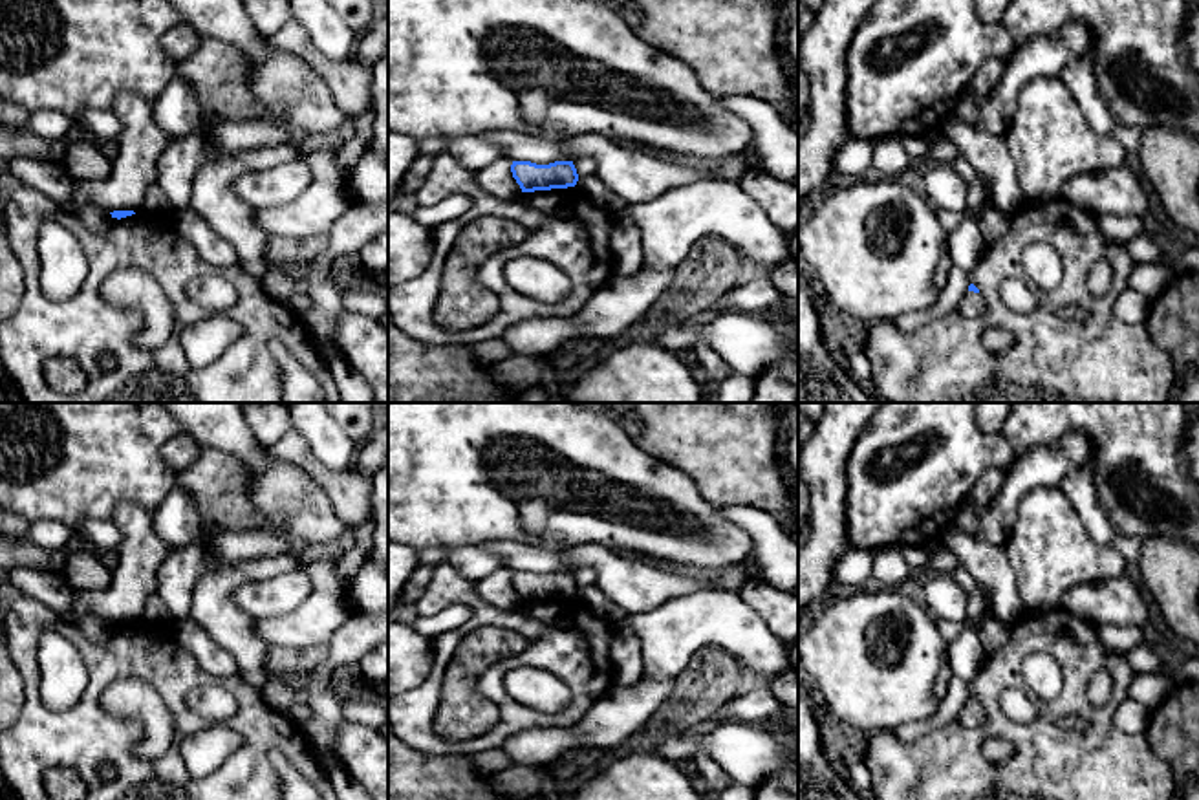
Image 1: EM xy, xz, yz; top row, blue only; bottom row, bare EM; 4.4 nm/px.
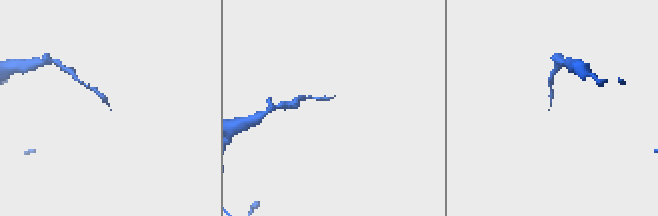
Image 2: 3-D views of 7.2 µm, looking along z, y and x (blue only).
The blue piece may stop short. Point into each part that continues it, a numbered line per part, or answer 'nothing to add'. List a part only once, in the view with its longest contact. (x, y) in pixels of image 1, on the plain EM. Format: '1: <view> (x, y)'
nothing to add

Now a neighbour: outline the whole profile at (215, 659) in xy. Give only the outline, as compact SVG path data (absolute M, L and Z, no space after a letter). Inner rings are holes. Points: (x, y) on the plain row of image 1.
M172 619L176 643L192 654L196 663L218 679L240 677L234 657L218 646L192 619Z

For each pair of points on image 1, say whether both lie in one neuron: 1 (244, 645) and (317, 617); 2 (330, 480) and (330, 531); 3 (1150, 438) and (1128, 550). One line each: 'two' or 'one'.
1: two
2: two
3: two

